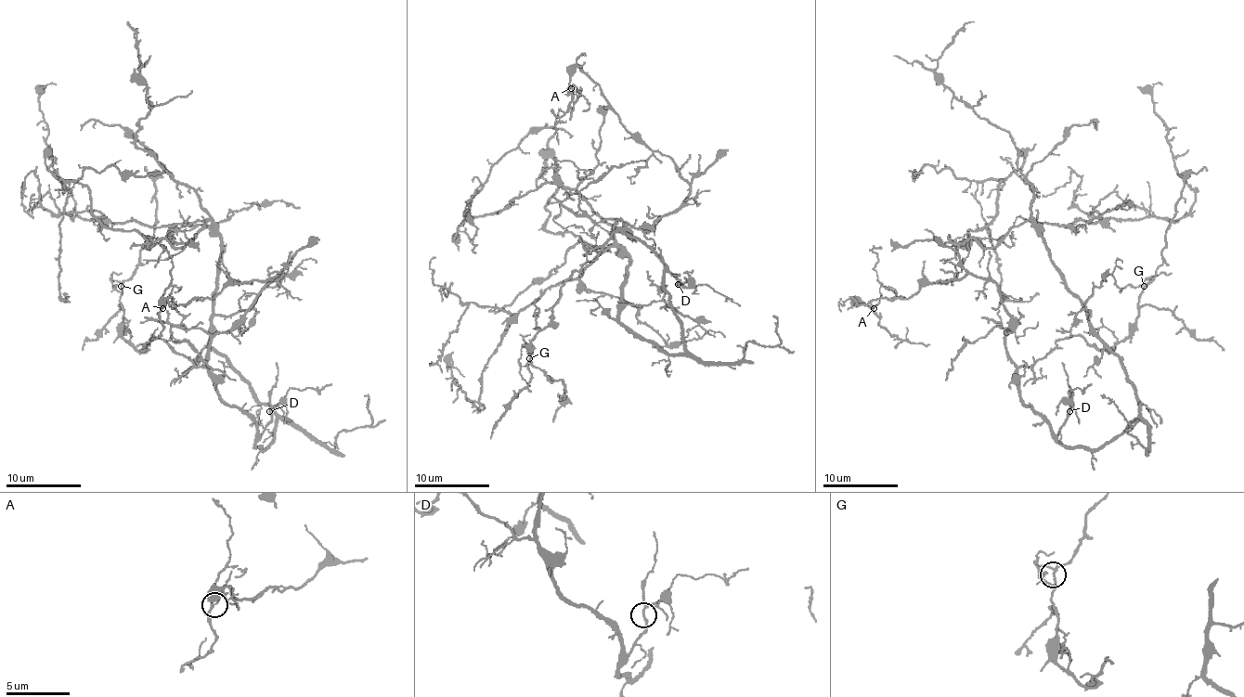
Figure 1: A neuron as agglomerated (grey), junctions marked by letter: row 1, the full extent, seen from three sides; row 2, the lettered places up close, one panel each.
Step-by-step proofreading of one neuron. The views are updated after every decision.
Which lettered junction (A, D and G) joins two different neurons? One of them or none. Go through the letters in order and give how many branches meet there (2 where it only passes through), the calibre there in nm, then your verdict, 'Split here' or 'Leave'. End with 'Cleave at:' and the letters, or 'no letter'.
A: Branches: 3. Thickness 160 nm. Leave
D: Branches: 3. Thickness 140 nm. Leave
G: Branches: 3. Thickness 150 nm. Leave
Cleave at: no letter

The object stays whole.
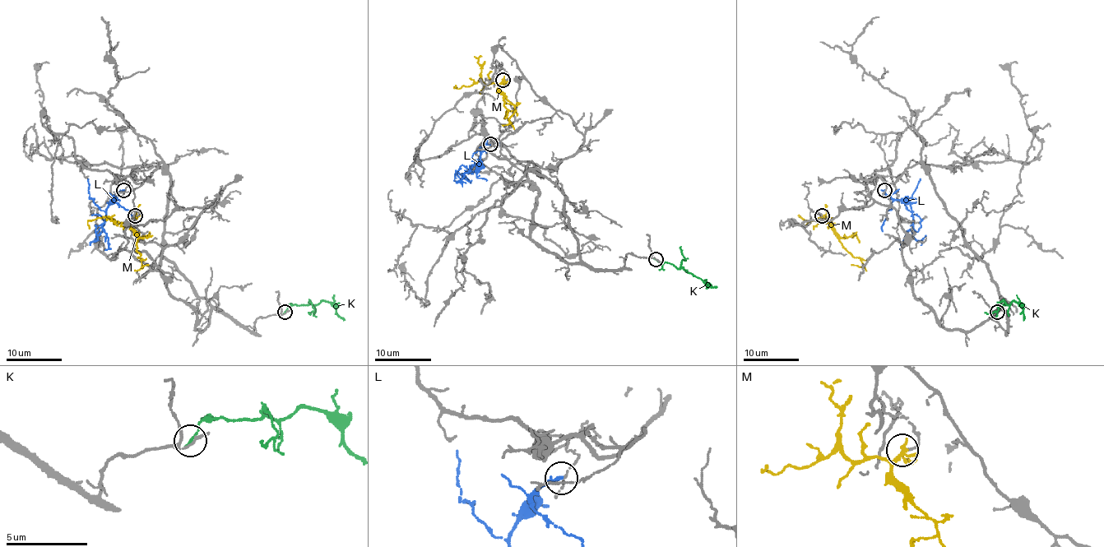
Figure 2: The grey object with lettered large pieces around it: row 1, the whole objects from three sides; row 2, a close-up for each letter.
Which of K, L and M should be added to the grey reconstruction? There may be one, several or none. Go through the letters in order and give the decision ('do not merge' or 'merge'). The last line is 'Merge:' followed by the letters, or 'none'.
K: do not merge
L: do not merge
M: do not merge
Merge: none

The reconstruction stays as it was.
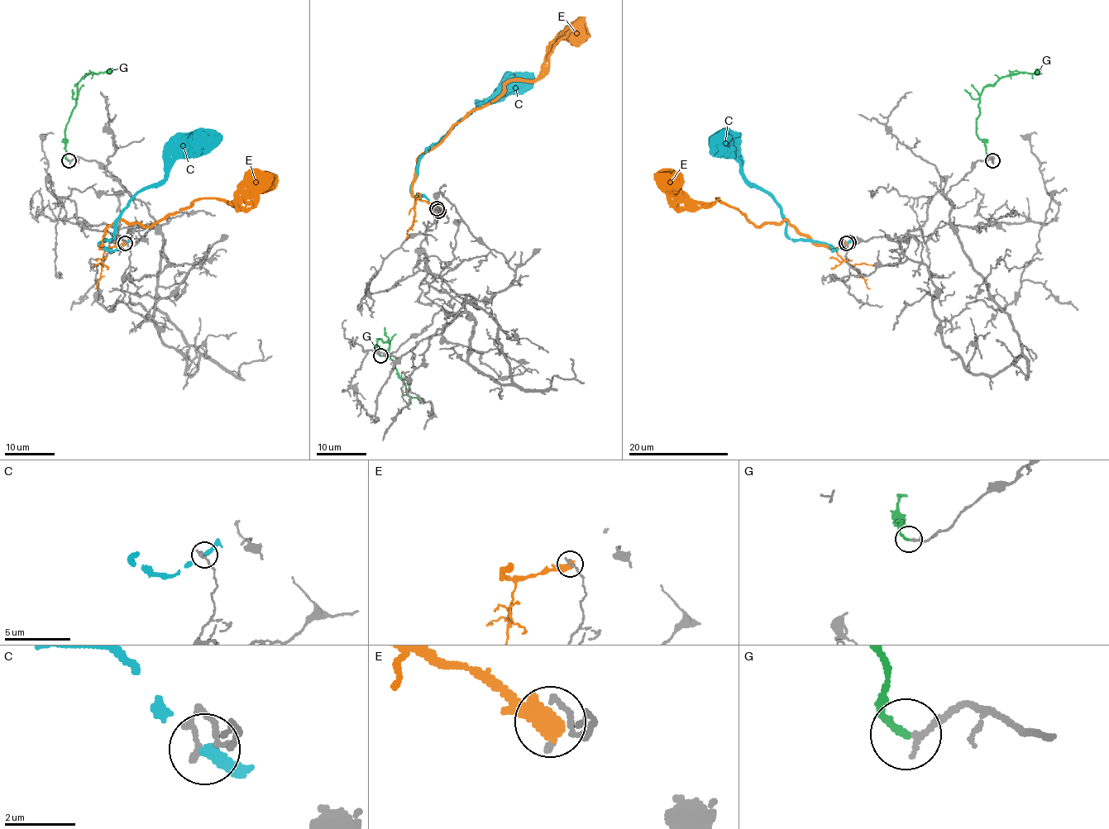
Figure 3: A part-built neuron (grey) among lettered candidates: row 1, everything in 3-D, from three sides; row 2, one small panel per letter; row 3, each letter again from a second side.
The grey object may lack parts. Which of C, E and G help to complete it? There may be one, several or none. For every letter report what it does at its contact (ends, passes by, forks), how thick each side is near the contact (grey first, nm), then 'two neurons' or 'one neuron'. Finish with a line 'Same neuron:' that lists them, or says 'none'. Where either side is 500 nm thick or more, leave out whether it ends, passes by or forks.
C: it passes by | 190/240 nm | two neurons
E: 240/600 nm | two neurons
G: it ends | 200/200 nm | one neuron
Same neuron: G

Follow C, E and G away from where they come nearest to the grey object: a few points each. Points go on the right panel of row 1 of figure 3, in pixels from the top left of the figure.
C: (848, 242), (834, 250), (812, 240), (792, 240), (786, 233), (782, 209), (748, 181), (743, 167), (714, 135)
E: (846, 243), (814, 245), (787, 221), (756, 227), (738, 209), (718, 198), (708, 203), (687, 198), (669, 174)
G: (992, 161), (986, 152), (985, 143), (976, 133), (982, 89), (1010, 74), (1030, 73), (1039, 69)

